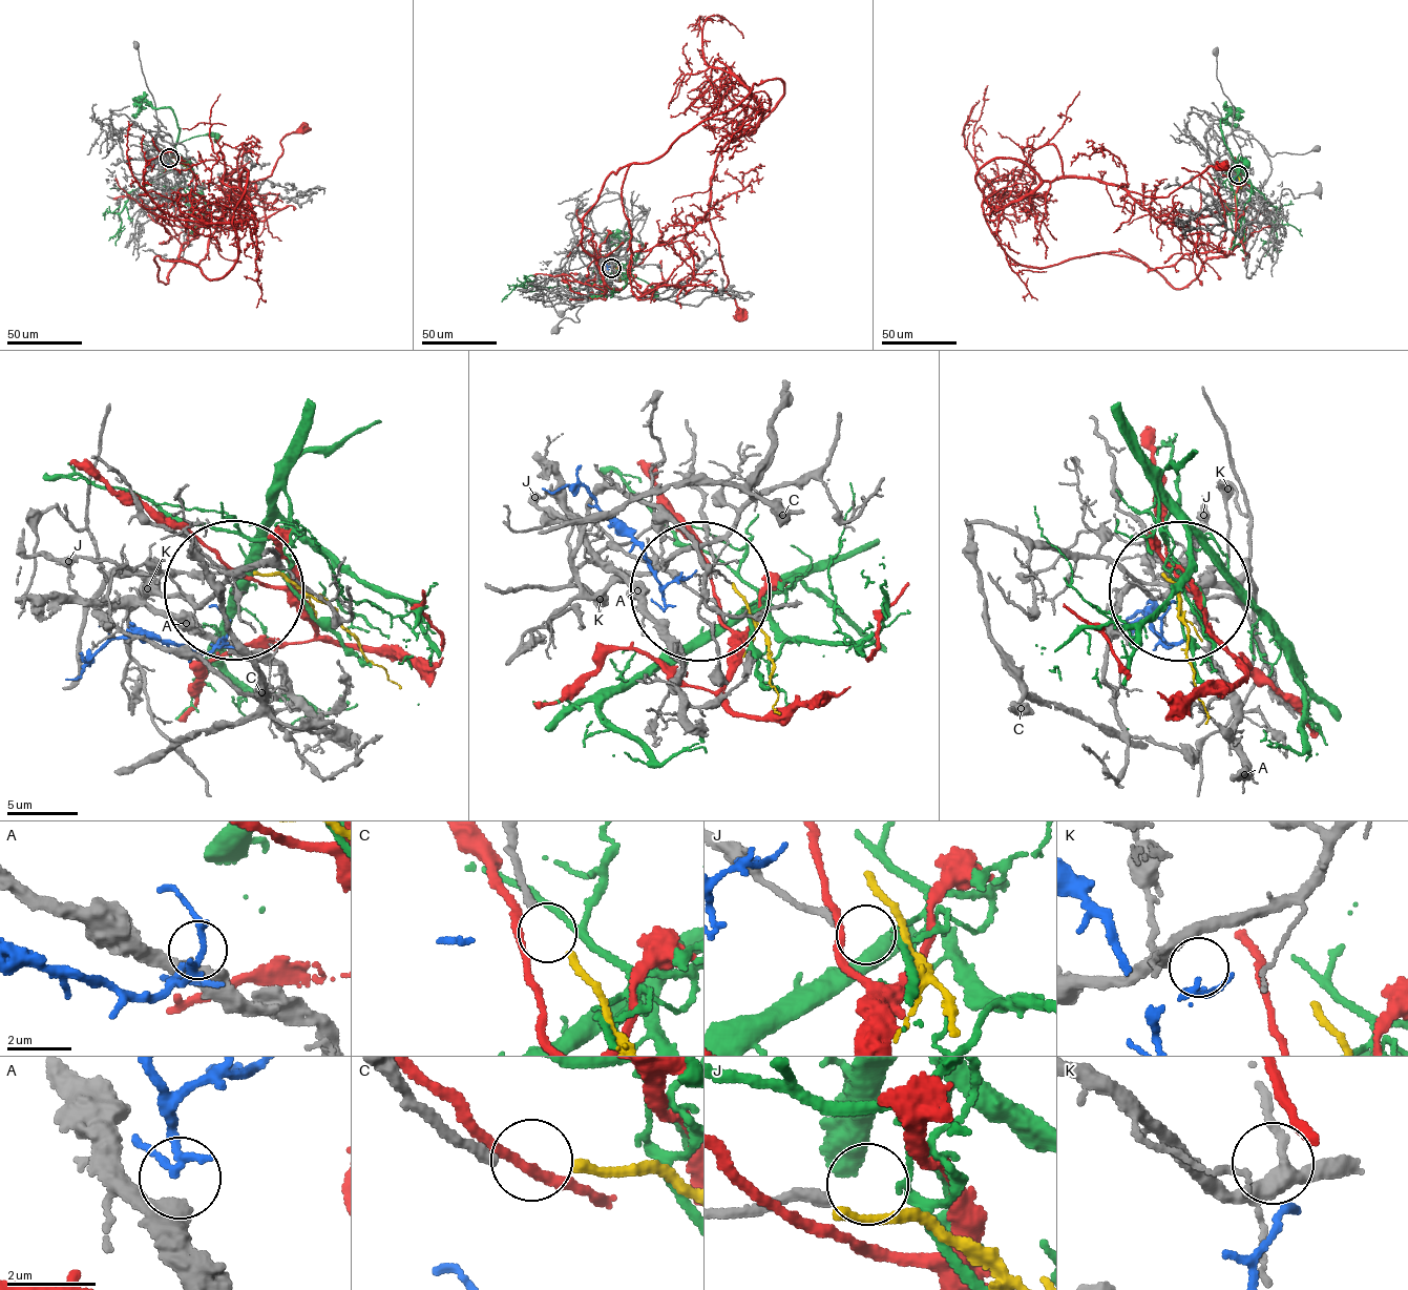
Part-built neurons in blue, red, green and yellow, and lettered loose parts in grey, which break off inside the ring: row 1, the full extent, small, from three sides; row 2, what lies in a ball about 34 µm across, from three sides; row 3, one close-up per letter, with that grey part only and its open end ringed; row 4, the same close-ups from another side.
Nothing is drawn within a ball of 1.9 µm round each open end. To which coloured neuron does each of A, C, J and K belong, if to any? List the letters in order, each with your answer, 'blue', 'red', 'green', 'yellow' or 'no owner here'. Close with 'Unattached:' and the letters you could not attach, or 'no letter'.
A: blue
C: yellow
J: green
K: no owner here
Unattached: K

